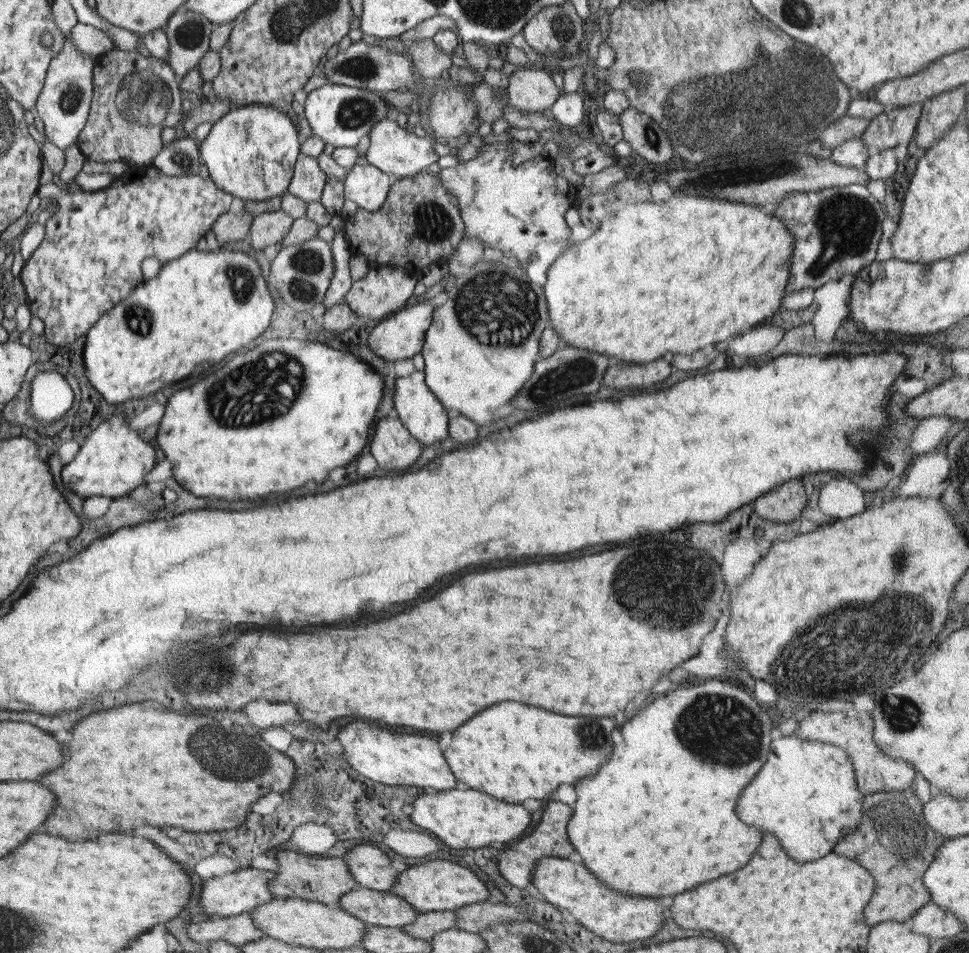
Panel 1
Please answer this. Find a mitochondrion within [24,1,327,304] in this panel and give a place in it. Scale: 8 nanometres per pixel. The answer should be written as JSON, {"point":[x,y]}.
{"point":[143,97]}

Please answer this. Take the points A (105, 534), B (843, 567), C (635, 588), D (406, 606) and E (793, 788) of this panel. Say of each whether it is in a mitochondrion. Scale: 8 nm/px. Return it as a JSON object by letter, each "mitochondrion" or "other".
{"A":"other","B":"other","C":"mitochondrion","D":"other","E":"other"}

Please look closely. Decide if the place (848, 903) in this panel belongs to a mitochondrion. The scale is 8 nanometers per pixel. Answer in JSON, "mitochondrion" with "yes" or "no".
{"mitochondrion":"no"}

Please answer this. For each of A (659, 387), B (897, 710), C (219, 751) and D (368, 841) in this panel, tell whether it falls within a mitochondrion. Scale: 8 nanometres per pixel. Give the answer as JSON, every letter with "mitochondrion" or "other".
{"A":"other","B":"mitochondrion","C":"mitochondrion","D":"other"}

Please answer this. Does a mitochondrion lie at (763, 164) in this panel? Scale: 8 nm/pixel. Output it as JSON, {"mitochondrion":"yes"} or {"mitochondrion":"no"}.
{"mitochondrion":"yes"}

